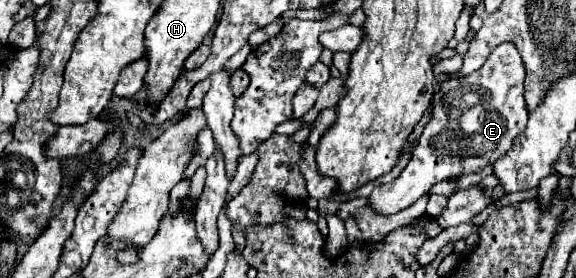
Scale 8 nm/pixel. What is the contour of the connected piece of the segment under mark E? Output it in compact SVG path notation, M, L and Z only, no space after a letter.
M501 43L481 69L467 77L453 77L439 83L439 91L433 95L431 103L431 121L425 125L407 167L389 185L373 189L369 197L371 207L381 215L397 213L427 195L435 183L477 173L505 155L513 139L523 135L527 127L529 113L523 99L523 81L525 67L519 51L513 43Z

